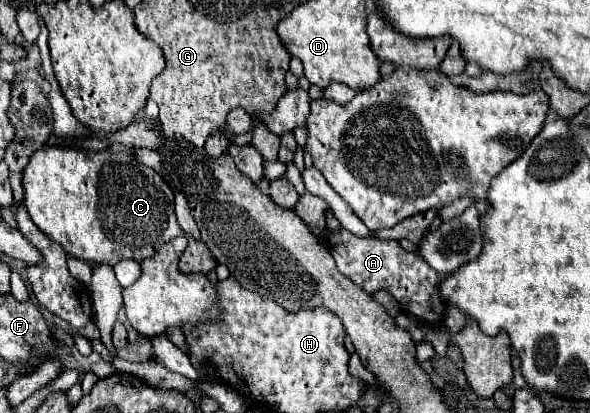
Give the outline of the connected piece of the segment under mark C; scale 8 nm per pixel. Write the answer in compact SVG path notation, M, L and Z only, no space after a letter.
M42 147L38 149L32 157L30 157L30 163L26 165L24 169L24 205L32 217L32 221L56 243L62 245L62 249L76 257L76 259L82 259L82 261L88 261L88 263L108 263L108 265L116 265L118 261L122 259L134 259L134 261L142 261L150 255L154 255L164 243L172 241L174 237L182 235L182 227L178 225L176 221L176 215L174 215L174 191L168 187L168 183L152 169L152 167L146 167L142 165L132 151L128 149L104 149L104 151L92 151L92 149L74 149L74 147Z

